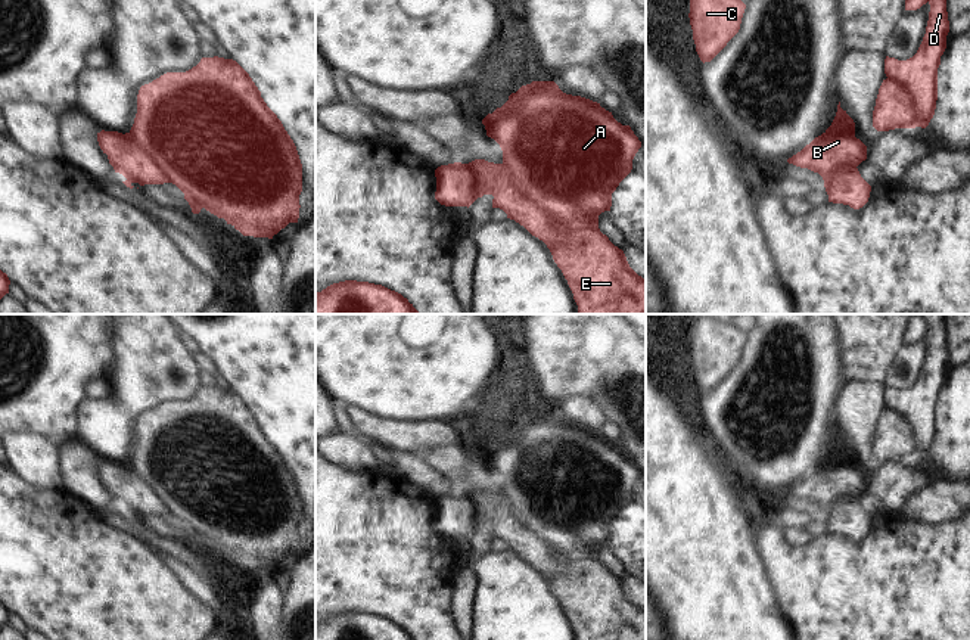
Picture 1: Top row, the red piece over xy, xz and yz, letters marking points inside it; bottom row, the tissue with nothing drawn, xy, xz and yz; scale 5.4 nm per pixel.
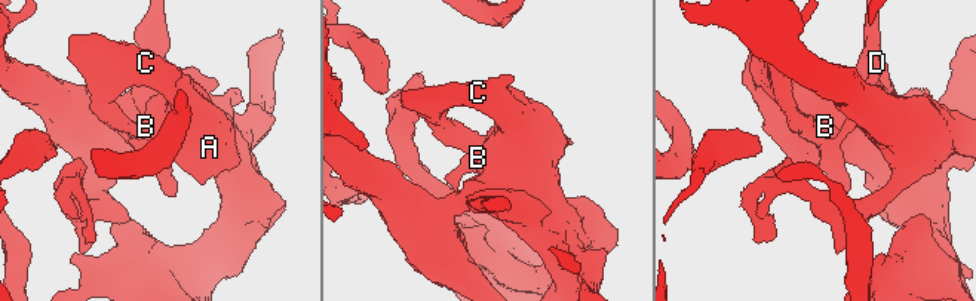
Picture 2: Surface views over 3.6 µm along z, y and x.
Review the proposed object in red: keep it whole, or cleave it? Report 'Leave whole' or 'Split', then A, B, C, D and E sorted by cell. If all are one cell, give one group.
Split. Groups: A B C E / D

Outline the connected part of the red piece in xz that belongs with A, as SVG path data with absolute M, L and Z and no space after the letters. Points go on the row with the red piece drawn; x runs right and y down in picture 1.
M532 81L531 84L522 86L516 93L509 96L509 100L497 108L492 114L488 114L482 124L485 125L486 136L494 139L503 150L503 162L494 164L485 159L475 159L464 164L467 168L476 173L476 189L478 198L484 195L492 195L492 208L500 208L507 214L507 218L514 220L523 226L532 236L542 240L550 249L554 262L562 270L568 285L573 293L573 299L578 305L579 314L646 314L646 279L638 276L628 264L622 249L615 246L606 234L599 229L599 215L604 211L610 211L612 193L616 190L619 183L631 173L632 159L641 142L634 134L629 125L618 122L612 112L600 106L600 103L581 96L572 96L563 93L554 81Z

